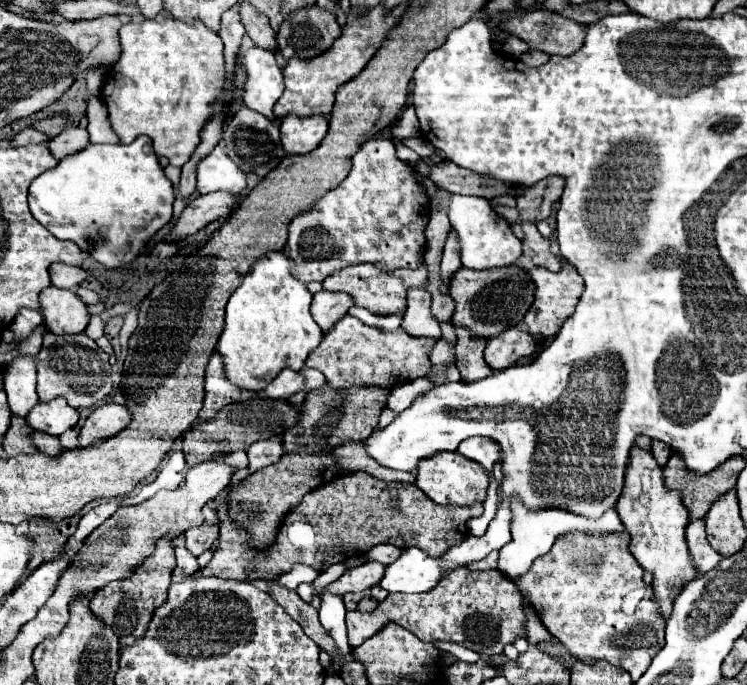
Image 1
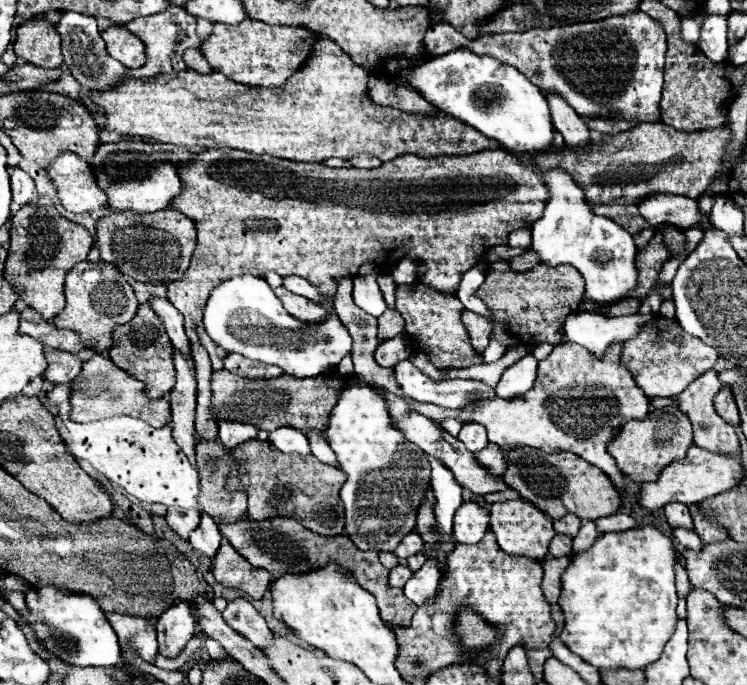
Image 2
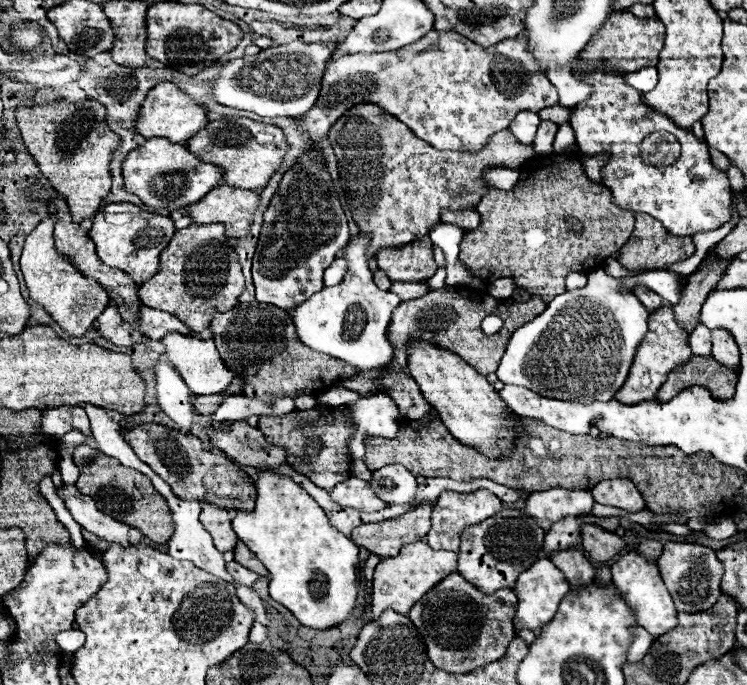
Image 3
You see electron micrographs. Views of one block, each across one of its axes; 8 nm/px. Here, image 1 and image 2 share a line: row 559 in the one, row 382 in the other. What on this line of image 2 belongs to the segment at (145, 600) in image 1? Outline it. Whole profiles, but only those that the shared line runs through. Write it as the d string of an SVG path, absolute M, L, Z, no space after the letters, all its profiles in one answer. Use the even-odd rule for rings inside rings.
M140 304L136 316L124 324L114 328L112 332L112 348L110 348L110 358L112 362L126 370L132 372L138 380L146 382L146 394L150 398L160 398L168 394L174 388L174 360L172 360L172 344L170 338L166 336L166 330L162 328L162 320L154 314L150 304Z

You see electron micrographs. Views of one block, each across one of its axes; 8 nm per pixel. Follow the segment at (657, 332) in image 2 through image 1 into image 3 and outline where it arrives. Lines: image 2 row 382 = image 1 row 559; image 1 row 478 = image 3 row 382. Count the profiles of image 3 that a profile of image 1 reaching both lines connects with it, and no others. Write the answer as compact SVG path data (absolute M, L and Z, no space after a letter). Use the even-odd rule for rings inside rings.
M666 304L664 308L658 308L658 310L650 312L648 332L642 338L642 342L640 342L636 354L634 354L634 362L630 366L630 374L626 378L626 384L620 388L620 392L614 398L618 402L624 402L624 404L654 400L656 392L666 382L668 374L674 372L674 368L684 366L690 358L692 358L692 350L690 350L690 344L688 344L688 332L676 322L672 306Z

